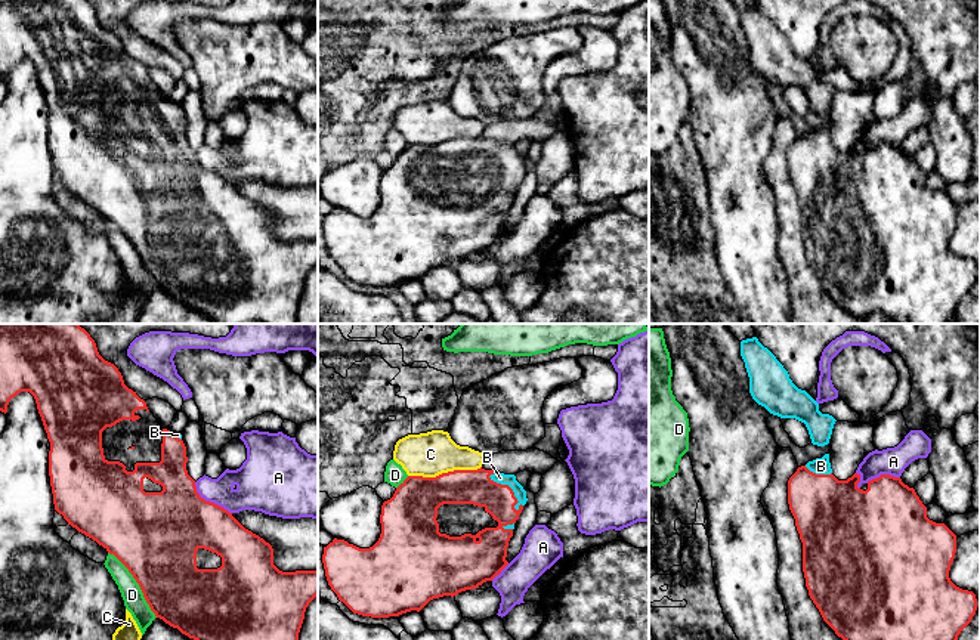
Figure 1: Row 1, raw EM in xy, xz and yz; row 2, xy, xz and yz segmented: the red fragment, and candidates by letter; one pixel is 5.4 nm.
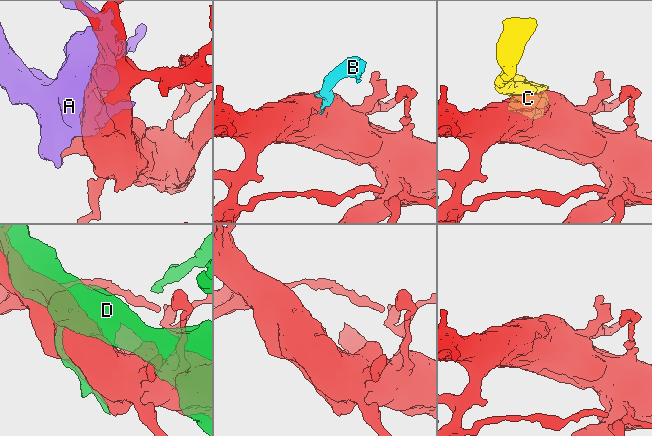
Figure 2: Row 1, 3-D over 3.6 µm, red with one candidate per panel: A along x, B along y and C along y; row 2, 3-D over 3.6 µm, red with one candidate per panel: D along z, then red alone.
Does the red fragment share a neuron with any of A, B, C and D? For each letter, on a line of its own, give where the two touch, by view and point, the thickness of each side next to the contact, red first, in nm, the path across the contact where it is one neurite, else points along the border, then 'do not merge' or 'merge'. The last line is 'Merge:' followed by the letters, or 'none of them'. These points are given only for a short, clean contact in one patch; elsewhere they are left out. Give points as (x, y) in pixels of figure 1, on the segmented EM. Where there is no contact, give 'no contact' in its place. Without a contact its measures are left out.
A: contact xy (209, 501); calibres 380 and 190 nm; do not merge
B: contact xz (509, 487); calibres 190 and 60 nm; way xz (463, 487), (509, 487), (500, 478); merge
C: contact xz (444, 473); calibres 260 and 240 nm; do not merge
D: contact xy (138, 583); calibres 440 and 120 nm; do not merge
Merge: B

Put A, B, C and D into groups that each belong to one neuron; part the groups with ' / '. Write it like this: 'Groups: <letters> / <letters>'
Groups: A / B / C / D

